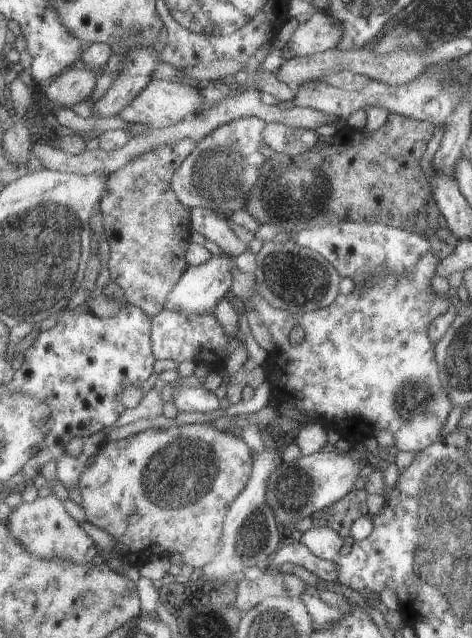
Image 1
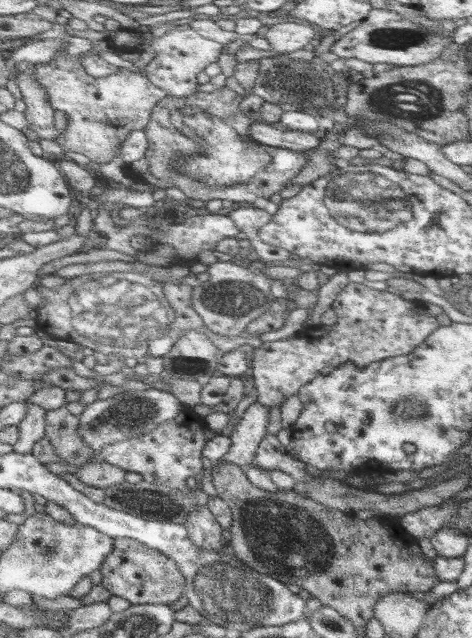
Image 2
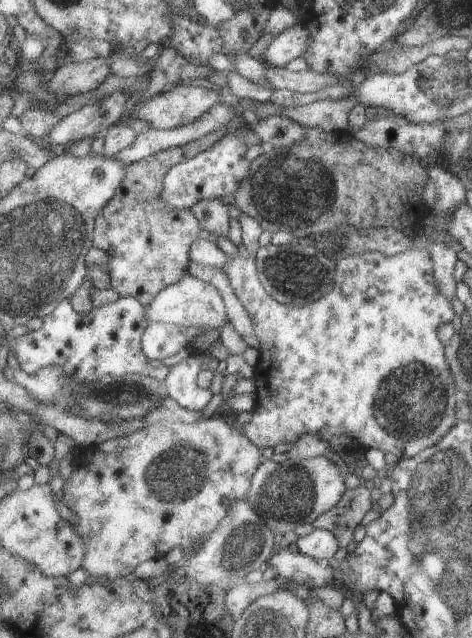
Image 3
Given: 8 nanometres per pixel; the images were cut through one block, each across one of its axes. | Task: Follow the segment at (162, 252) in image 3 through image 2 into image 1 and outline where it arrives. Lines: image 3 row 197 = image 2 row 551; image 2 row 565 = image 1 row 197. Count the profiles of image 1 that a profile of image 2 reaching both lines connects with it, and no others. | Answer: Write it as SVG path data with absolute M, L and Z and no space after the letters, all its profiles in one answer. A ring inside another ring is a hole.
M190 138L176 144L164 144L108 173L98 206L104 234L112 250L110 282L121 286L126 303L141 308L153 318L163 310L168 292L189 267L186 252L193 232L191 209L179 202L170 188L170 181L196 144ZM122 270L126 270L126 274Z

